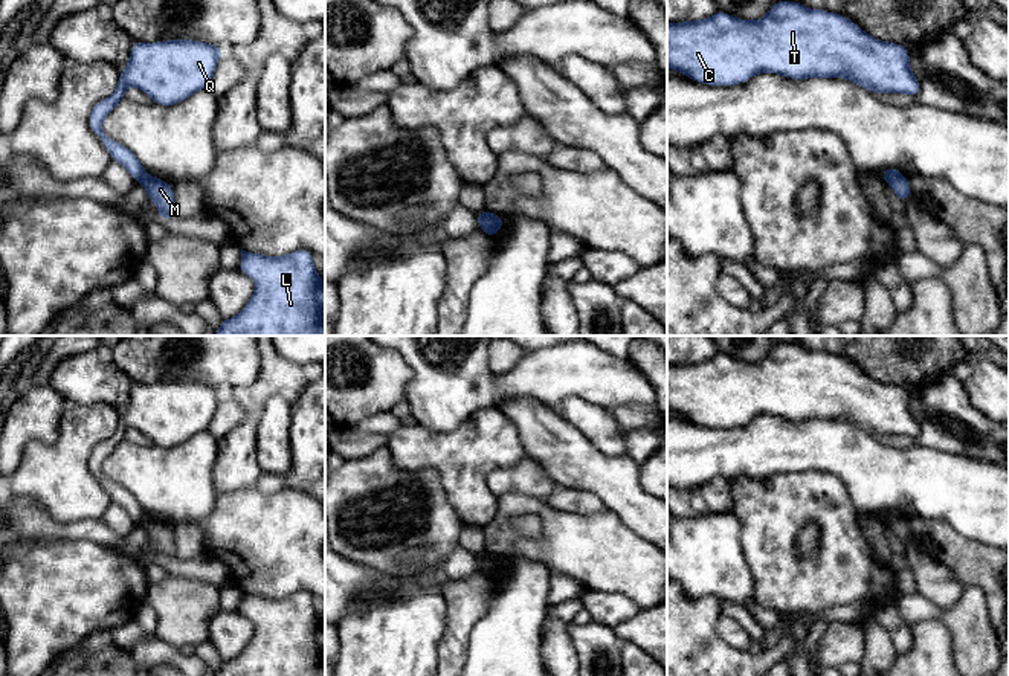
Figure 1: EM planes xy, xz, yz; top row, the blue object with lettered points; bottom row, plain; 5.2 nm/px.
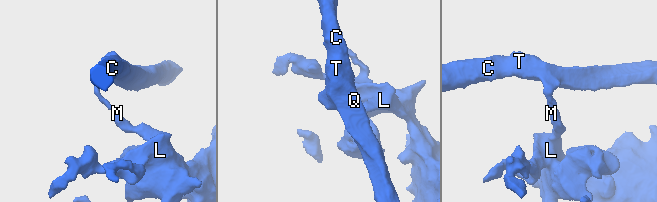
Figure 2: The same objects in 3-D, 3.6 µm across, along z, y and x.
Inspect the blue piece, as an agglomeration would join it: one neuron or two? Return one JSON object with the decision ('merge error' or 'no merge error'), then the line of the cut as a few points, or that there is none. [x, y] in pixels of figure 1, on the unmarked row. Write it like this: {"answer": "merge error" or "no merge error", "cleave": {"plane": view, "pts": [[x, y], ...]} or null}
{"answer": "merge error", "cleave": {"plane": "yz", "pts": [[899, 515], [886, 522]]}}

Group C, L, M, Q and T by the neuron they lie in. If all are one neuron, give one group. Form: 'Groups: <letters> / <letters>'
Groups: C Q T / L M

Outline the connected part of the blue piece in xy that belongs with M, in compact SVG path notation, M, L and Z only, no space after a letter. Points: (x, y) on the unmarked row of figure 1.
M147 516L140 525L148 540L157 548L160 562L168 565L176 554L176 537L171 531L171 525L150 516Z

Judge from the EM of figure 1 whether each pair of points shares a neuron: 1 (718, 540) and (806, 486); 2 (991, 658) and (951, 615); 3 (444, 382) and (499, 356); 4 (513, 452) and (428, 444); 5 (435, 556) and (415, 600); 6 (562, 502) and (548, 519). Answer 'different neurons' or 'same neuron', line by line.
1: different neurons
2: same neuron
3: different neurons
4: same neuron
5: different neurons
6: different neurons

